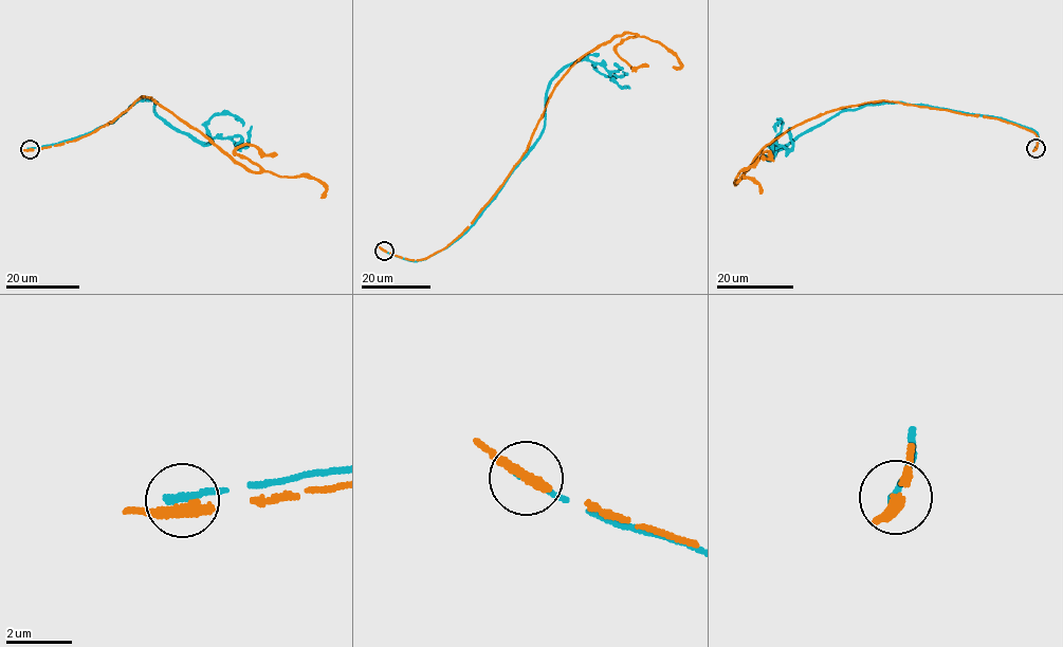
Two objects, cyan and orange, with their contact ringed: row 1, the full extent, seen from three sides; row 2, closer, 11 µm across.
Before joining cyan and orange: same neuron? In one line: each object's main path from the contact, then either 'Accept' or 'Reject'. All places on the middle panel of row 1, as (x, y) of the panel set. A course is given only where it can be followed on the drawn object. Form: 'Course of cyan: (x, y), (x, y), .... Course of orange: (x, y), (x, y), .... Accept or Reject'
Course of cyan: (383, 250), (420, 260), (459, 239), (539, 136), (548, 88), (568, 65), (584, 59), (605, 75), (625, 74). Course of orange: (383, 250), (425, 259), (457, 239), (581, 58), (631, 34), (617, 54), (647, 67). Reject

